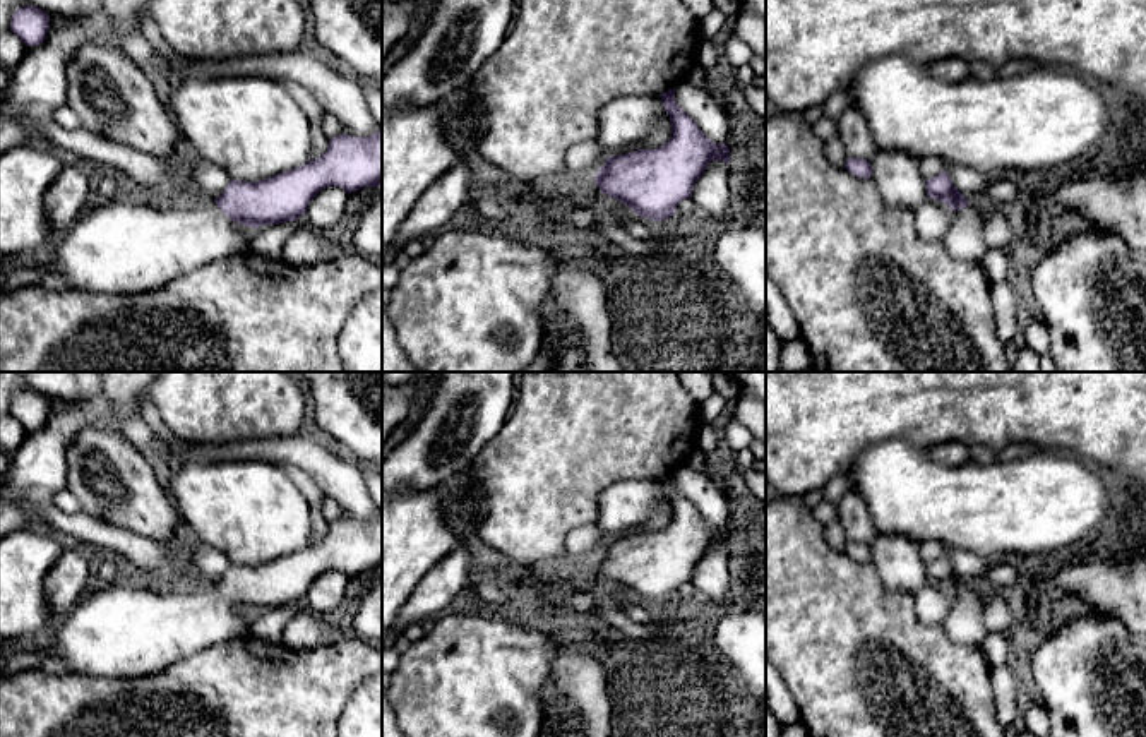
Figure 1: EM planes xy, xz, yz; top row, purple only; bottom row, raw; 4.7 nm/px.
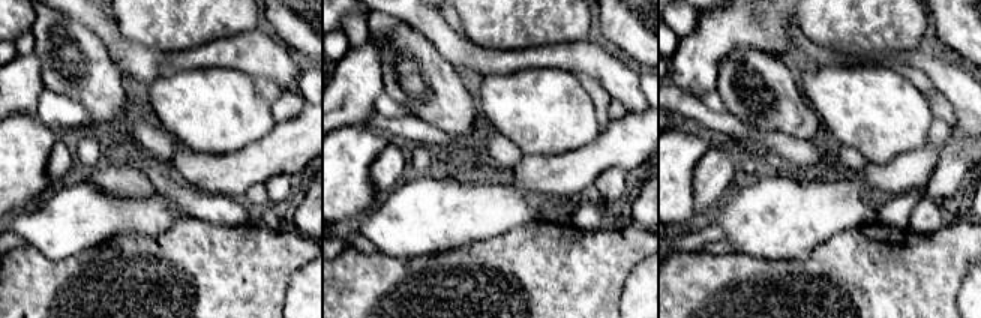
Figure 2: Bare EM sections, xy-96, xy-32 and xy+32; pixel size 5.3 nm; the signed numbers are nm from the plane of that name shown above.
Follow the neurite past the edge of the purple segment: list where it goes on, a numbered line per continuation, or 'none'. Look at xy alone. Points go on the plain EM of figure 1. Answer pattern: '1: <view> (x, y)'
1: xy (134, 628)

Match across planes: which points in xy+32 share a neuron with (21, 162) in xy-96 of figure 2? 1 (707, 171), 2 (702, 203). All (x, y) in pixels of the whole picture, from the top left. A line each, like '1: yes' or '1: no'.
1: no
2: no

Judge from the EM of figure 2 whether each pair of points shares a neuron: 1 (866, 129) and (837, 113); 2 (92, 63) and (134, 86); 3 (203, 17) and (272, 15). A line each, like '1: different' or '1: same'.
1: same
2: different
3: different

